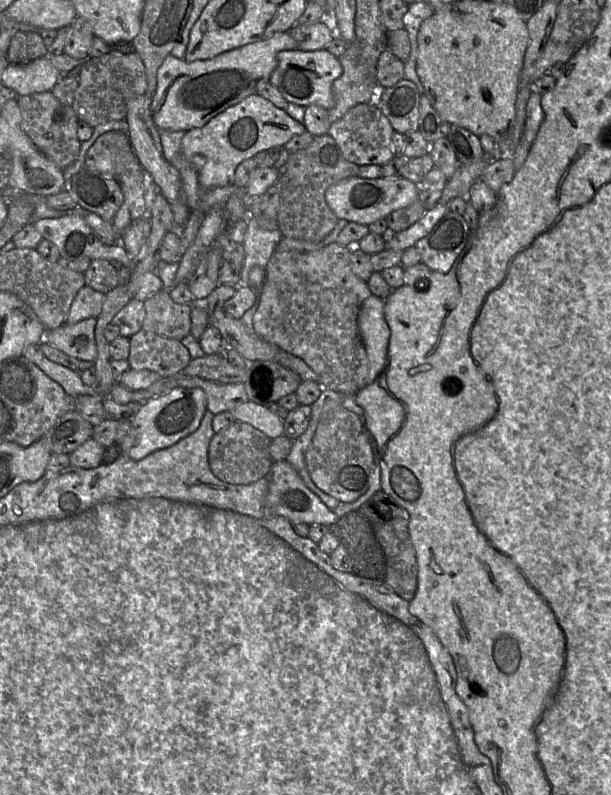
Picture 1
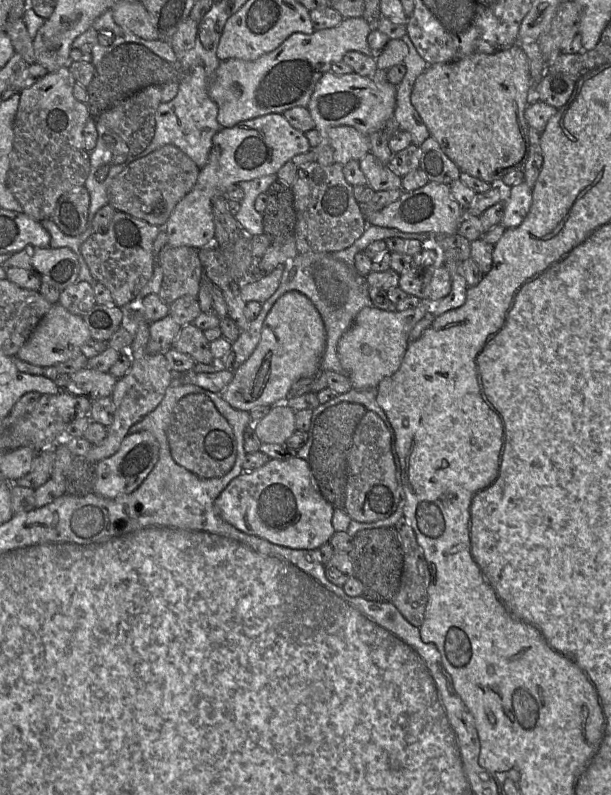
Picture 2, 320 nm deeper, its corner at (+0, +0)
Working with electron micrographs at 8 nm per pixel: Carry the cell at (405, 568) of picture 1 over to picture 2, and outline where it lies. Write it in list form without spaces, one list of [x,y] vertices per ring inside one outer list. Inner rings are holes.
[[[401,518],[395,528],[401,538],[404,562],[400,587],[392,603],[410,624],[420,629],[428,601],[430,572],[411,525]]]

